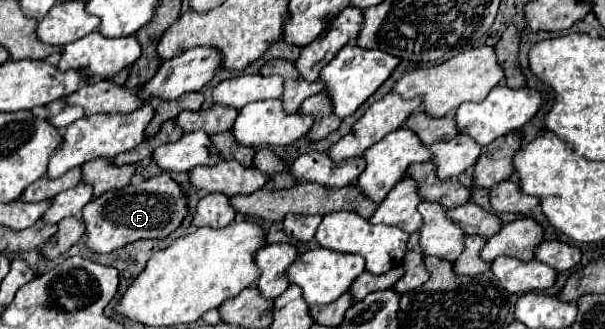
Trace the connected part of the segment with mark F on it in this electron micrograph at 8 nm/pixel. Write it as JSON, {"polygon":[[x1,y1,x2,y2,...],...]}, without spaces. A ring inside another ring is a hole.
{"polygon":[[163,173,137,185,127,185,119,191,107,191,99,199,89,201,83,207,85,245,95,253,111,253,113,249,119,249,137,239,165,239,179,227,185,215,185,191,167,173]]}

